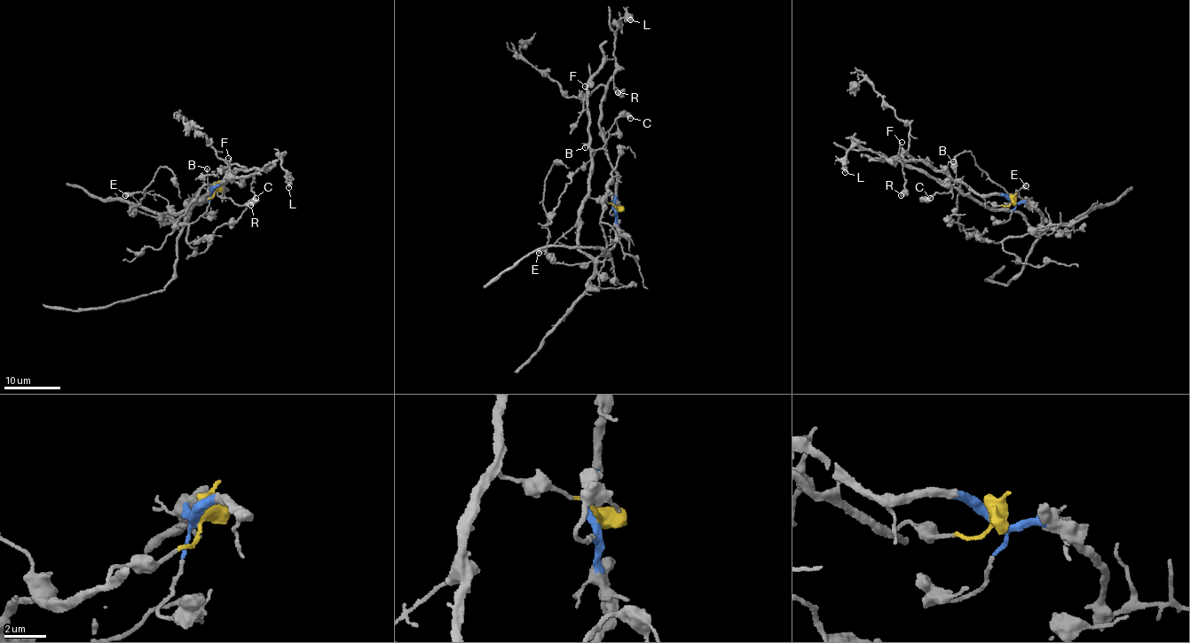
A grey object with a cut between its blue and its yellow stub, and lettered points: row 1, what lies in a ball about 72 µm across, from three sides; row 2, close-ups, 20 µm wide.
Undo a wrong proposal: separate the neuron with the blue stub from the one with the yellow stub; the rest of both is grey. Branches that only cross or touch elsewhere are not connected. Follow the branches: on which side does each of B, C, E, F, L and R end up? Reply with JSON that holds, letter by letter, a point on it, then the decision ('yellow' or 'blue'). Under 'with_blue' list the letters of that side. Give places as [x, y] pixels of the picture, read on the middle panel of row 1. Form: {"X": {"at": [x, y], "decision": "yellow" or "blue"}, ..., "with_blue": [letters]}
{"B": {"at": [585, 147], "decision": "yellow"}, "C": {"at": [630, 118], "decision": "yellow"}, "E": {"at": [539, 253], "decision": "yellow"}, "F": {"at": [585, 86], "decision": "yellow"}, "L": {"at": [630, 19], "decision": "blue"}, "R": {"at": [618, 92], "decision": "blue"}, "with_blue": ["L", "R"]}

